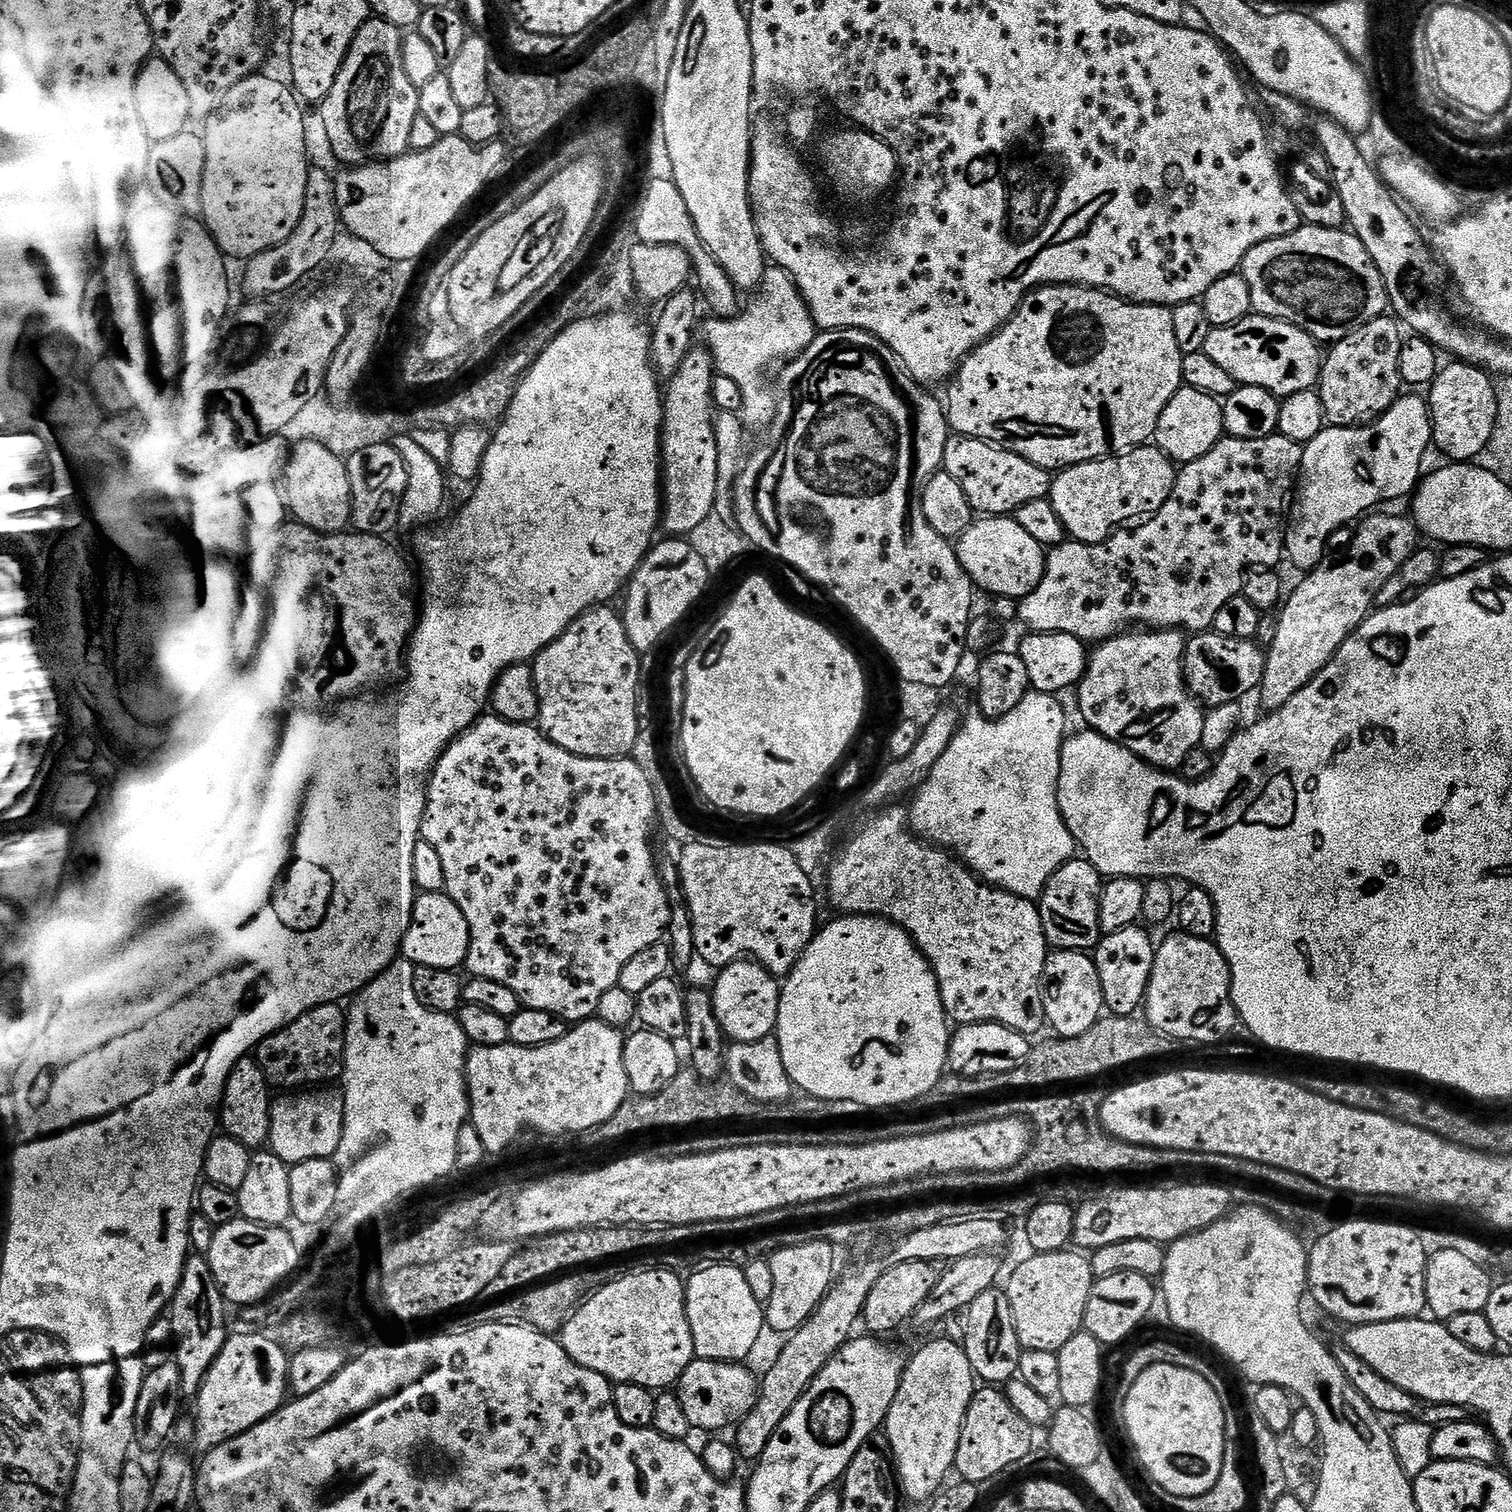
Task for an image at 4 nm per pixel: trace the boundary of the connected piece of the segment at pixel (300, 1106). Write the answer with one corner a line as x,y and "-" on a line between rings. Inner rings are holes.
300,1090
295,1094
288,1094
292,1096
285,1100
275,1101
270,1148
289,1166
301,1164
310,1158
332,1158
340,1151
344,1123
347,1120
344,1092
324,1091
328,1090

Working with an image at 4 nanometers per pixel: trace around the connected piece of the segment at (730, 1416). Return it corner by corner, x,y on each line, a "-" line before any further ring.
699,1358
692,1360
690,1366
686,1366
686,1370
678,1381
678,1395
684,1406
684,1413
693,1425
700,1427
701,1424
704,1428
724,1428
727,1424
735,1425
750,1415
756,1405
758,1376
744,1367
748,1366
731,1360
701,1360

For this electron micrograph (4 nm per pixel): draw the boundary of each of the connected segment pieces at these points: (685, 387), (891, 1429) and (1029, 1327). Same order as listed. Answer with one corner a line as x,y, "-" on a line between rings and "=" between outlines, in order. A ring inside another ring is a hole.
693,346
686,354
676,375
667,381
663,389
664,427
662,429
662,528
668,534
684,538
701,525
718,494
718,442
714,419
713,384
717,380
716,363
712,353
704,346
=
932,1340
924,1344
905,1363
904,1373
898,1386
898,1394
884,1420
883,1435
888,1435
887,1447
894,1461
894,1471
905,1497
913,1496
920,1500
923,1496
932,1498
945,1487
953,1471
958,1454
958,1438
966,1418
966,1410
972,1401
972,1395
978,1387
978,1377
972,1371
970,1358
964,1352
963,1343
952,1340
=
1080,1250
1037,1252
1036,1256
1022,1262
1006,1289
1010,1298
1010,1310
1014,1310
1014,1326
1018,1326
1021,1349
1033,1348
1059,1353
1060,1348
1066,1346
1066,1342
1070,1342
1070,1338
1077,1336
1084,1327
1086,1302
1090,1302
1093,1283
1092,1261

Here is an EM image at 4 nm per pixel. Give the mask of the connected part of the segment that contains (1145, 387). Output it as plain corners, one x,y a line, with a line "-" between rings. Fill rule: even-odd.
1049,284
1032,289
1000,331
989,336
979,348
973,348
964,357
963,364
956,369
951,381
952,389
946,399
948,427
957,436
973,436
979,440
991,440
1016,452
1022,458
1049,470
1063,470
1074,464
1085,464
1091,460
1102,460
1113,454
1124,454
1134,448
1147,445
1155,437
1158,418
1166,410
1166,402
1184,384
1182,362
1184,353
1174,338
1172,308
1162,304
1137,304
1131,300
1113,296
1099,288
1086,288
1079,284

